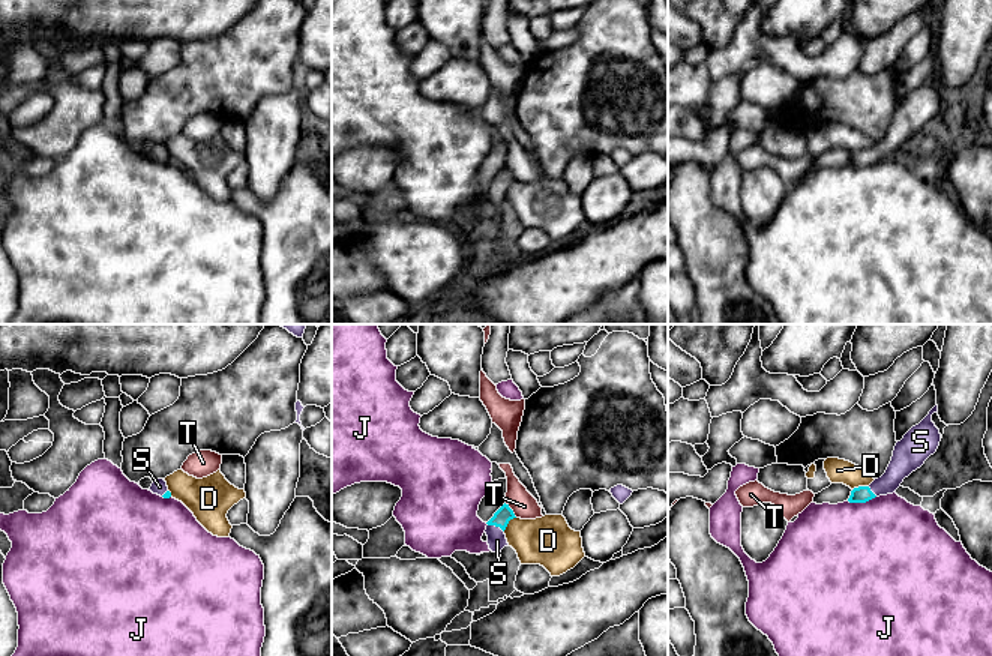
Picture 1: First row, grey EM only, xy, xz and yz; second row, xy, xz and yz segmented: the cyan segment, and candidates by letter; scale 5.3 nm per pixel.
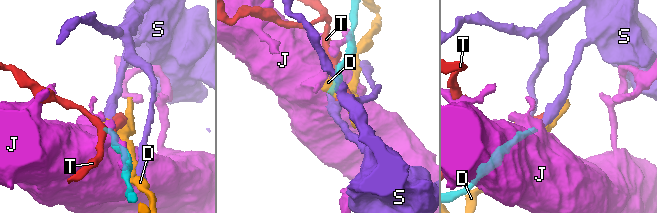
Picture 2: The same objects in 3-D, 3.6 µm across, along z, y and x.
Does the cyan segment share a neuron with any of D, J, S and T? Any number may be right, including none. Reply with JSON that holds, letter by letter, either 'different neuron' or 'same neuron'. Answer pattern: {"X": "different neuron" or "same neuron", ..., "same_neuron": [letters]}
{"D": "different neuron", "J": "different neuron", "S": "same neuron", "T": "different neuron", "same_neuron": ["S"]}

